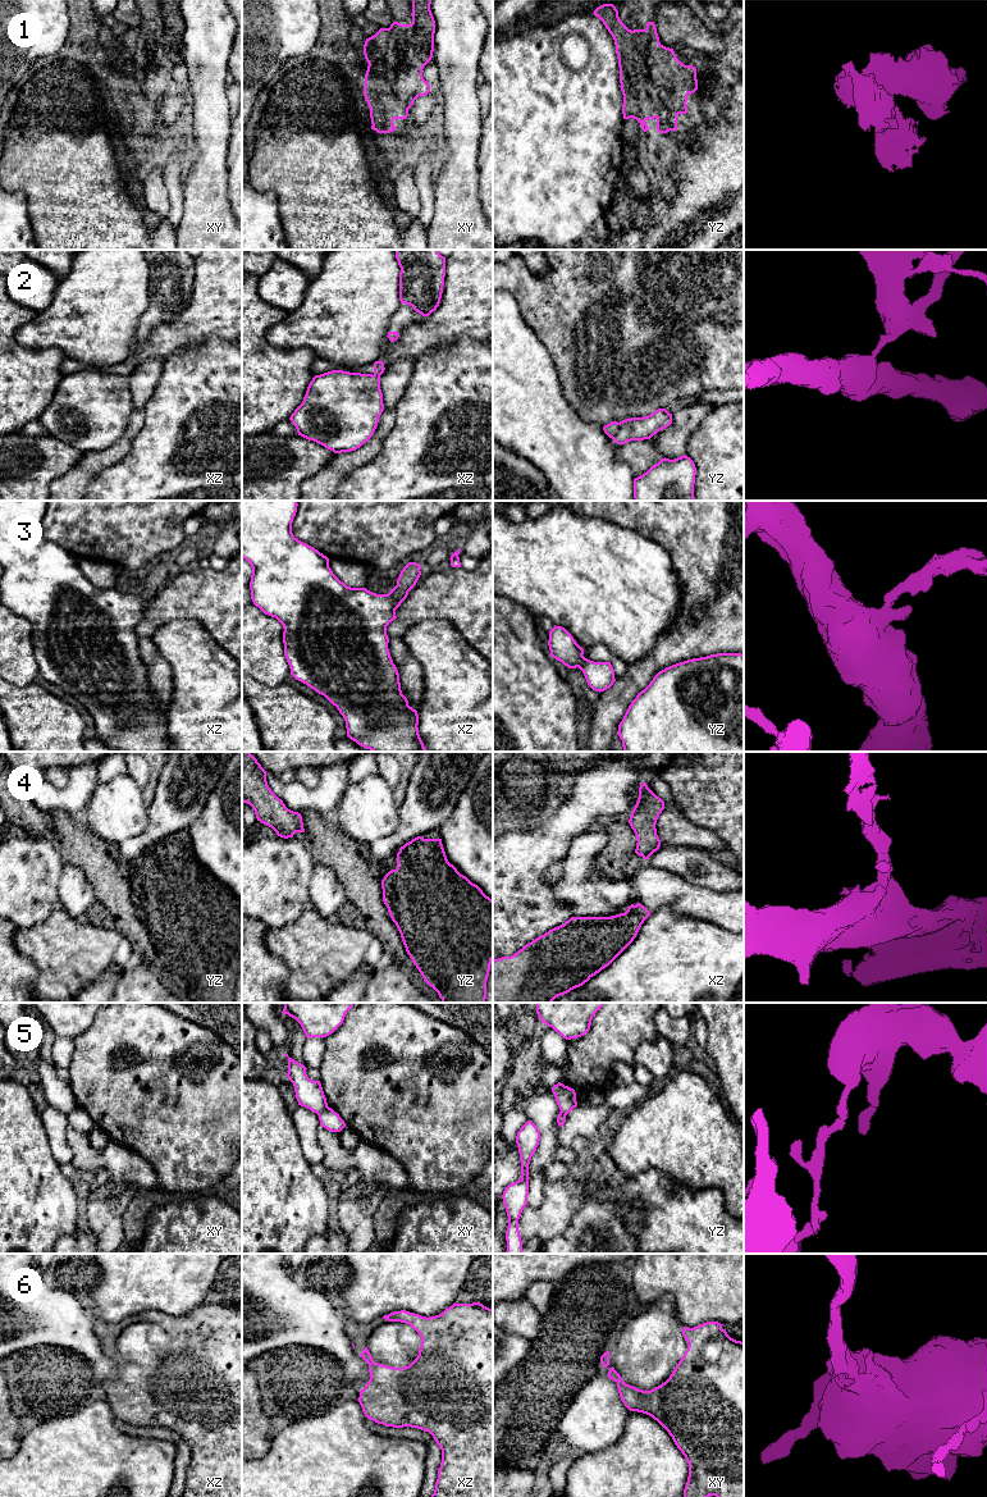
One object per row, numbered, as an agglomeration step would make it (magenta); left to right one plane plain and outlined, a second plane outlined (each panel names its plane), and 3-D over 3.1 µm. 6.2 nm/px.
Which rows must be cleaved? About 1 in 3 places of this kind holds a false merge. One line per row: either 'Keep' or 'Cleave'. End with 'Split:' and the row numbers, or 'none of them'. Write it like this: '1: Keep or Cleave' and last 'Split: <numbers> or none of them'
1: Cleave
2: Cleave
3: Keep
4: Keep
5: Cleave
6: Keep
Split: 1, 2, 5

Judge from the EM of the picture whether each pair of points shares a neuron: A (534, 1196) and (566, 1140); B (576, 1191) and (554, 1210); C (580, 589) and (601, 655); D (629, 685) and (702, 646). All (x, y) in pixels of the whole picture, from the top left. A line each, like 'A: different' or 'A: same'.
A: different
B: same
C: different
D: same

